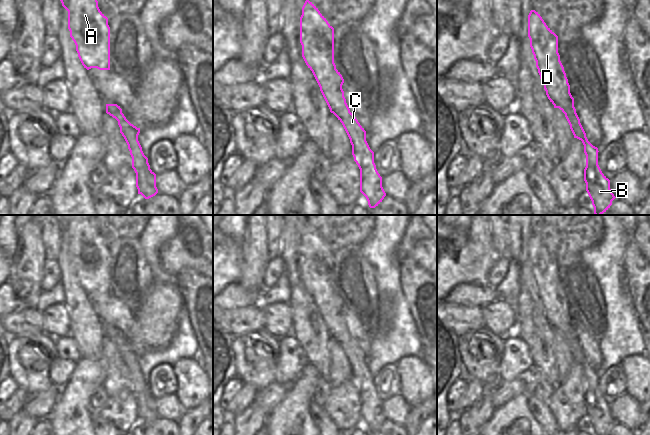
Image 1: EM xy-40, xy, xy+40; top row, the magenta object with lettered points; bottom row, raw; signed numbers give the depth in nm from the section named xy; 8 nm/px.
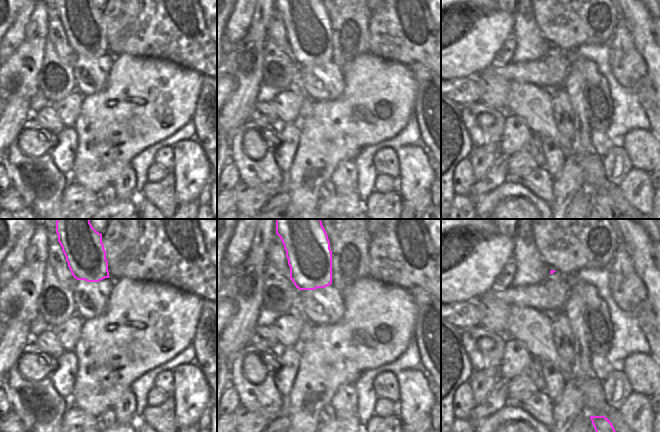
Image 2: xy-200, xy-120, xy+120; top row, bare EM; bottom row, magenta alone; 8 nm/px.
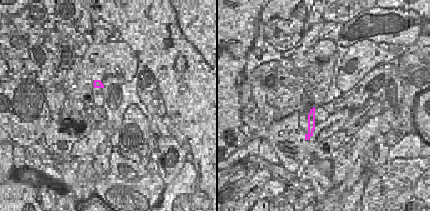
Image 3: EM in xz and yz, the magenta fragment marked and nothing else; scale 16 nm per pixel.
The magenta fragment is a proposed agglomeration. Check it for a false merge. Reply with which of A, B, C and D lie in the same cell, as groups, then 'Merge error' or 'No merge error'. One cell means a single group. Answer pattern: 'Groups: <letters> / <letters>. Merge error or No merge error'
Groups: A B C D. No merge error.

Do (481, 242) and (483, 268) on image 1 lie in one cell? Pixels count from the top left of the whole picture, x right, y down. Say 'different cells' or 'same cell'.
same cell

